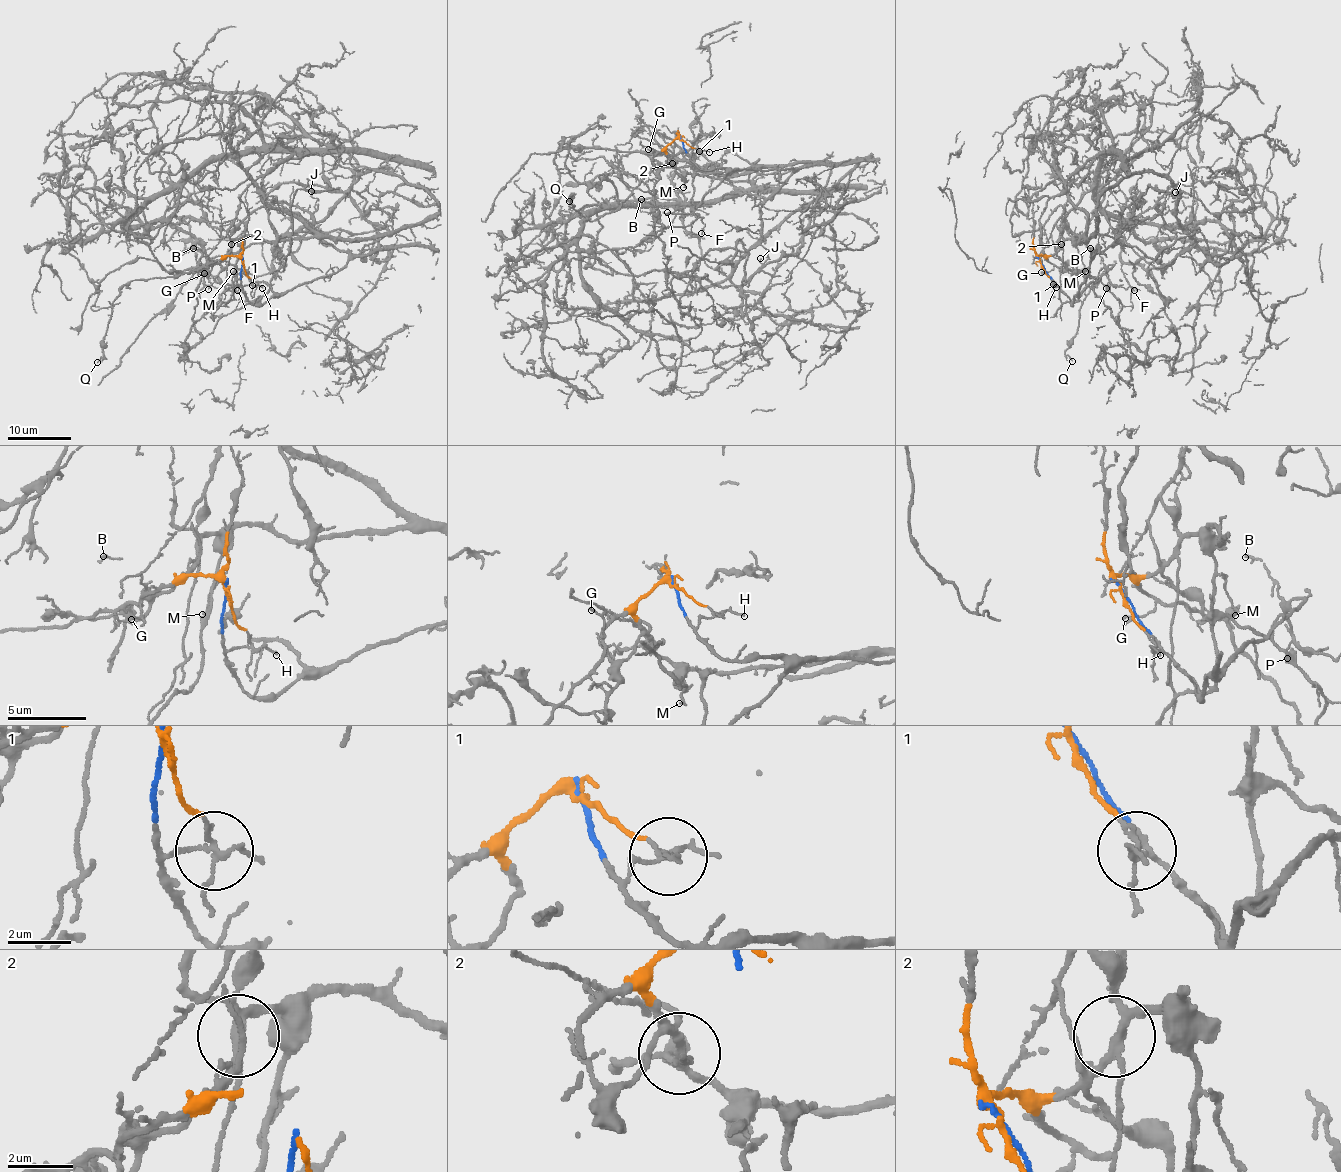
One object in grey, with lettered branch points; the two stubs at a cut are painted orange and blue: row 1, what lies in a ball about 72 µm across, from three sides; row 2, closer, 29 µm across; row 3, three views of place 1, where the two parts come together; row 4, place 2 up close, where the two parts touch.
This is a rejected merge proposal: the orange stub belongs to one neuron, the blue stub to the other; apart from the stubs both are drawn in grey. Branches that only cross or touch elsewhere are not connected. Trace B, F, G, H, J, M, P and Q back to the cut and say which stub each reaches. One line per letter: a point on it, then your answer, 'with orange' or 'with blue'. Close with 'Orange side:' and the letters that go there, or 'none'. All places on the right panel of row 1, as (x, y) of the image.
B: at (1090, 248); with blue
F: at (1134, 290); with blue
G: at (1041, 272); with orange
H: at (1056, 287); with blue
J: at (1175, 192); with blue
M: at (1085, 271); with orange
P: at (1106, 288); with blue
Q: at (1072, 361); with orange
Orange side: G, M, Q

